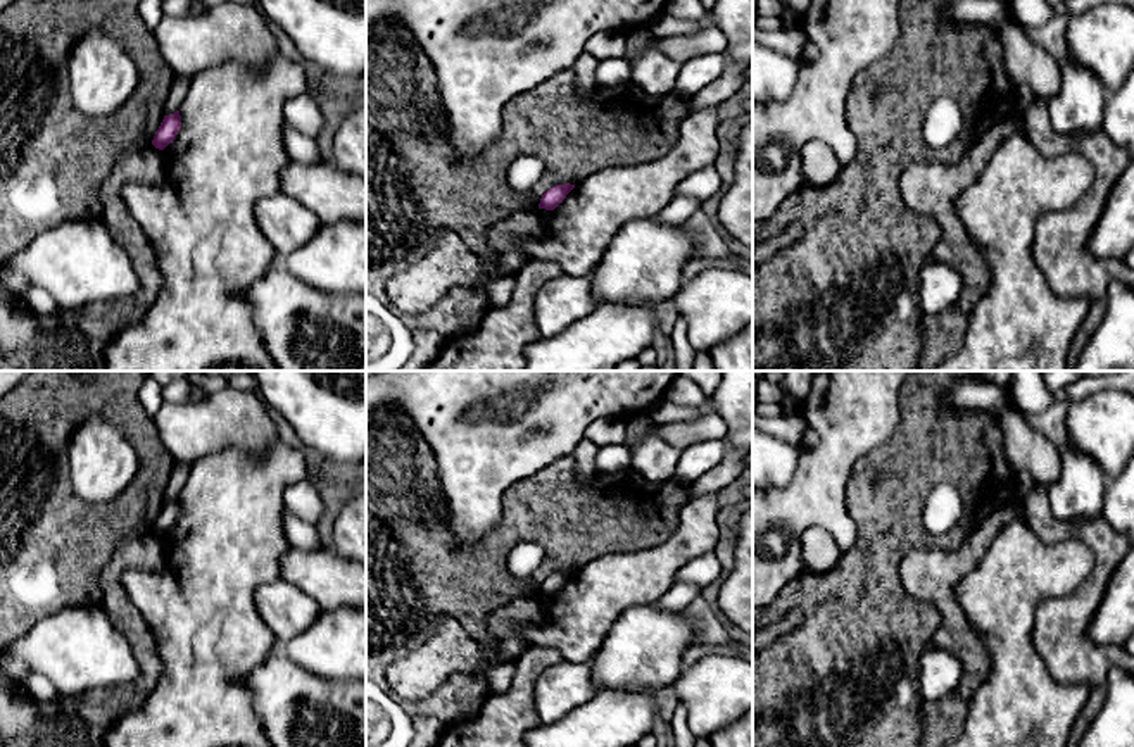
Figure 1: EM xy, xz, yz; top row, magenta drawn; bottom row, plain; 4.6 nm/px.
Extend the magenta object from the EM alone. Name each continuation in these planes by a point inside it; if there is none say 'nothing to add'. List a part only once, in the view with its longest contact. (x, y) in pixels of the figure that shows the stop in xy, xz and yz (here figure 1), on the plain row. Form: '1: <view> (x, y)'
nothing to add

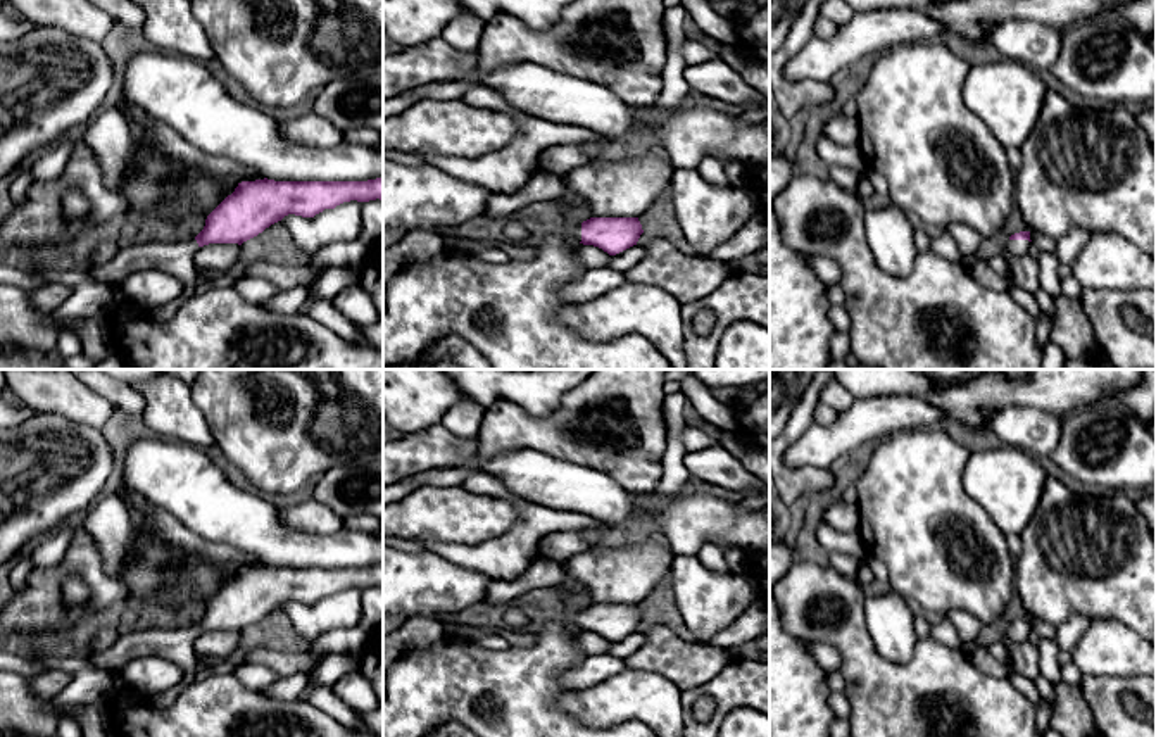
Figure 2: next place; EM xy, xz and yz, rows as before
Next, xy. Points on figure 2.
1: xy (176, 644)

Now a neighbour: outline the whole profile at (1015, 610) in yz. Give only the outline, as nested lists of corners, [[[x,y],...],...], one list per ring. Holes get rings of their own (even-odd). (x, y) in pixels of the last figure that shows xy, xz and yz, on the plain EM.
[[[1015,589],[1006,606],[1004,618],[1011,623],[1020,618],[1028,618],[1028,613],[1021,602],[1018,590]]]

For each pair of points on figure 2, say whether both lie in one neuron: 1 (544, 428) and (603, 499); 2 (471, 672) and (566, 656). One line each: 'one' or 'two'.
1: two
2: one

